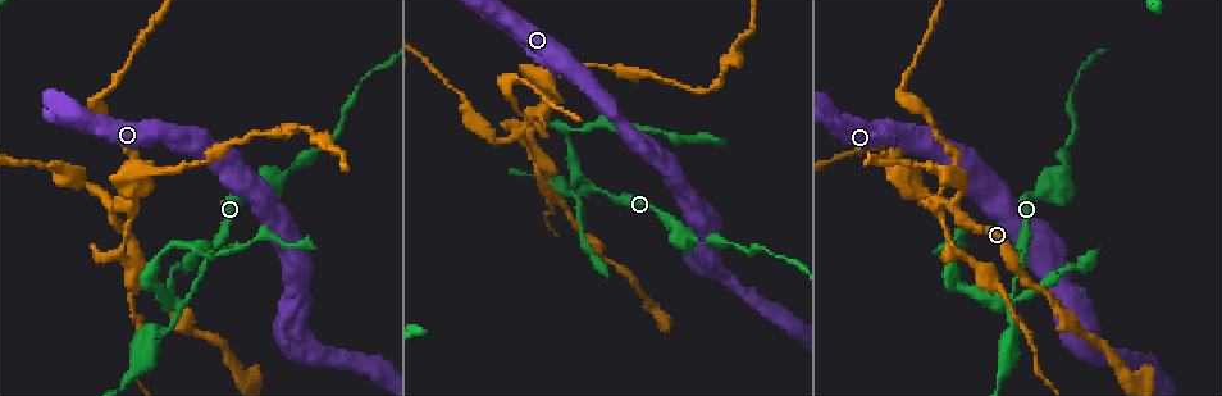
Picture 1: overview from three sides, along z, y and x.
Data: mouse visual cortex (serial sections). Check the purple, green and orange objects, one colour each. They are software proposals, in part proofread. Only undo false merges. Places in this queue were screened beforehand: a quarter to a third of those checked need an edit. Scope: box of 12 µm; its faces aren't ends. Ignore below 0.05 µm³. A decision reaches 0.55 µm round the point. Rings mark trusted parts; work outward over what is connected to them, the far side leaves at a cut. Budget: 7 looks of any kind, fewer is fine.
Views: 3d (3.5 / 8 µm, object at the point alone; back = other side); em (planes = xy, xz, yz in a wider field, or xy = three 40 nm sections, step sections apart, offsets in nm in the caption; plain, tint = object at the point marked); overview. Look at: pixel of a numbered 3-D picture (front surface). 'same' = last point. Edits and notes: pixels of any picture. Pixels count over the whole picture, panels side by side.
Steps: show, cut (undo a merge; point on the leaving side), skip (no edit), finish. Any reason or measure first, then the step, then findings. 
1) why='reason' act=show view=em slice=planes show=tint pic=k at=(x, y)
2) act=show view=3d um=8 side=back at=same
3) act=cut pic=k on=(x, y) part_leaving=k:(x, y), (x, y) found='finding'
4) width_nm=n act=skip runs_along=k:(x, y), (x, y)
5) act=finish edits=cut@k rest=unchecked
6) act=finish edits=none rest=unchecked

why='abrupt turn' act=show view=3d um=8 pic=1 at=(182, 308)

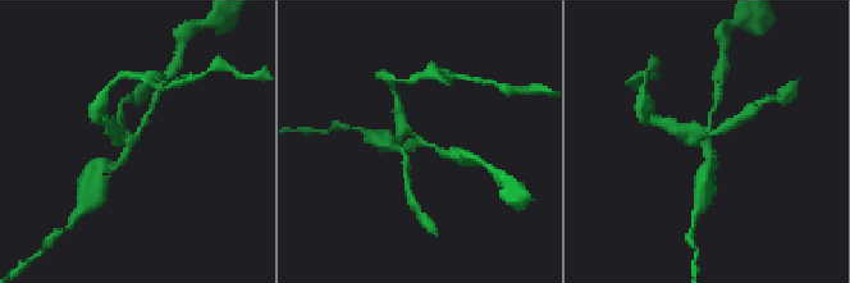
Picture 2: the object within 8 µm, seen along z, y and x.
why='closer look' act=show view=3d um=3.5 pic=2 at=(702, 141)

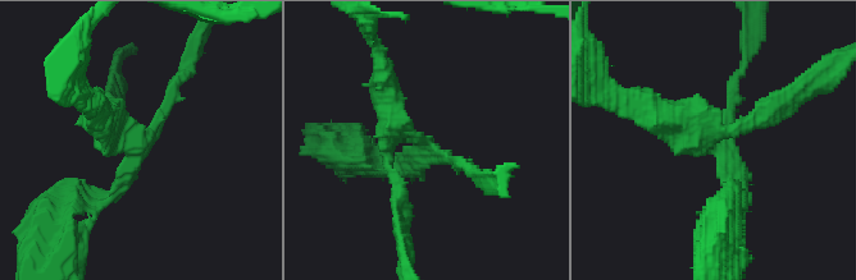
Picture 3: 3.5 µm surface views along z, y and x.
arms=4 arm_widths_nm=150,150,200,350 why='now the EM' act=show view=em slice=xy step=5 show=tint pic=3 at=(139, 144)

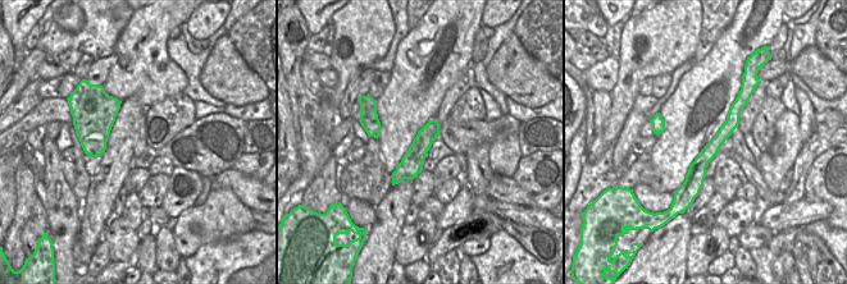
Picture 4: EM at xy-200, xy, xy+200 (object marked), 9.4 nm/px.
act=cut pic=3 on=(400, 115) part_leaving=3:(408, 137), (388, 114), (373, 36) found='a second cell is stuck on'

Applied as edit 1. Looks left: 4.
why='arms part here' act=show view=3d um=3.5 pic=1 at=(535, 114)

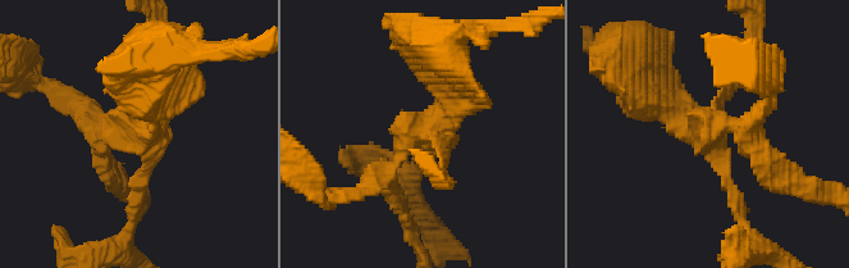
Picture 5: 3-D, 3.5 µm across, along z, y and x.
arms=4 arm_widths_nm=100,150,250,300 why='need the tissue' act=show view=em slice=xy step=3 show=tint pic=5 at=(425, 130)

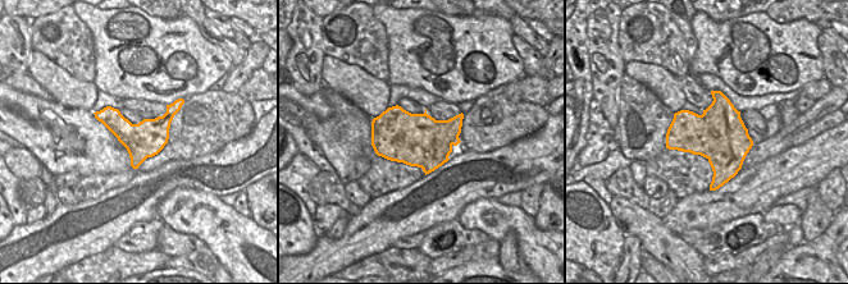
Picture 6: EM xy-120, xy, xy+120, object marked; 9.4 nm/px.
act=cut pic=5 on=(731, 192) part_leaving=5:(716, 151), (742, 226), (762, 250) found='a second cell is stuck on'

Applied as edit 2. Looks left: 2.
act=finish edits=cut@3,cut@5 rest=unchecked

